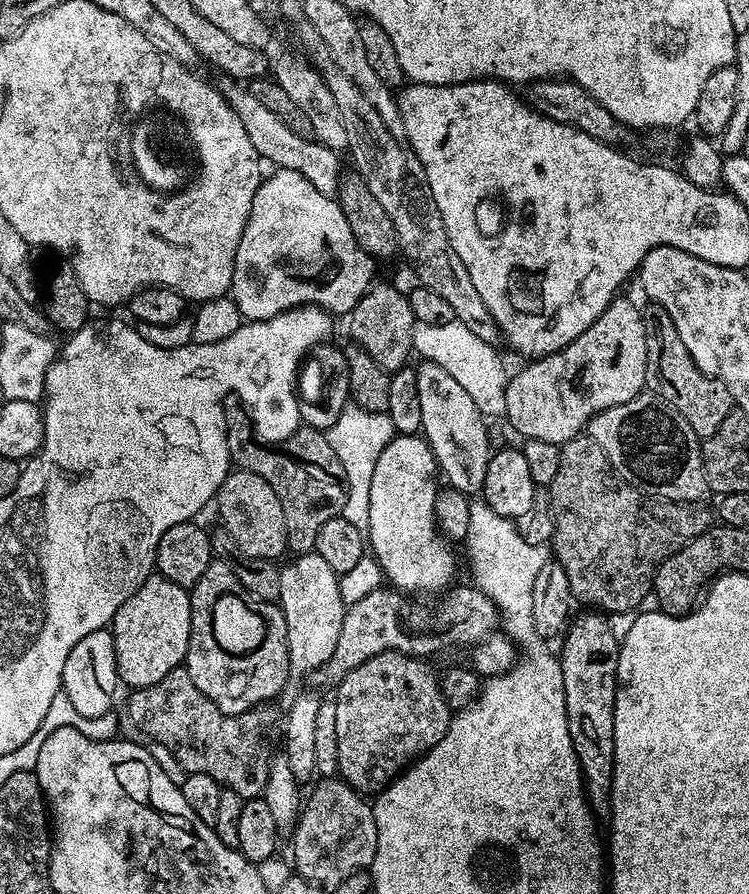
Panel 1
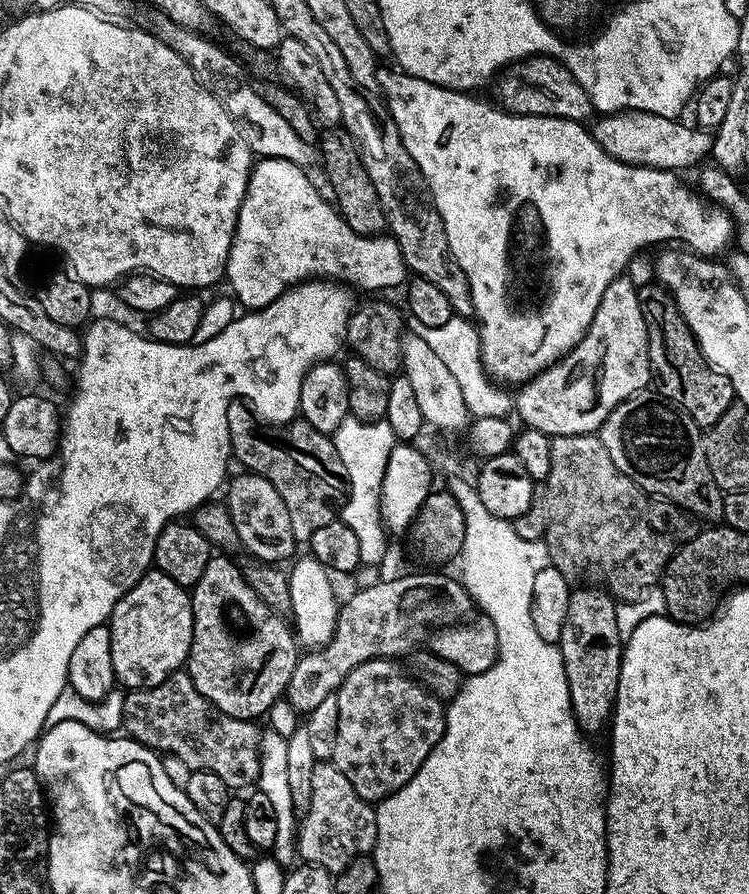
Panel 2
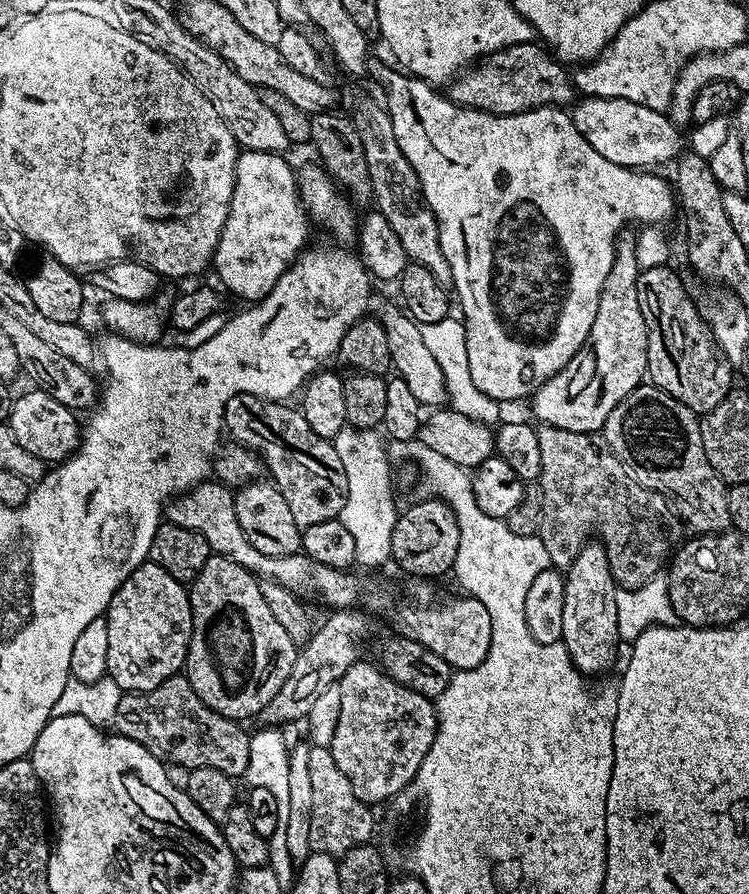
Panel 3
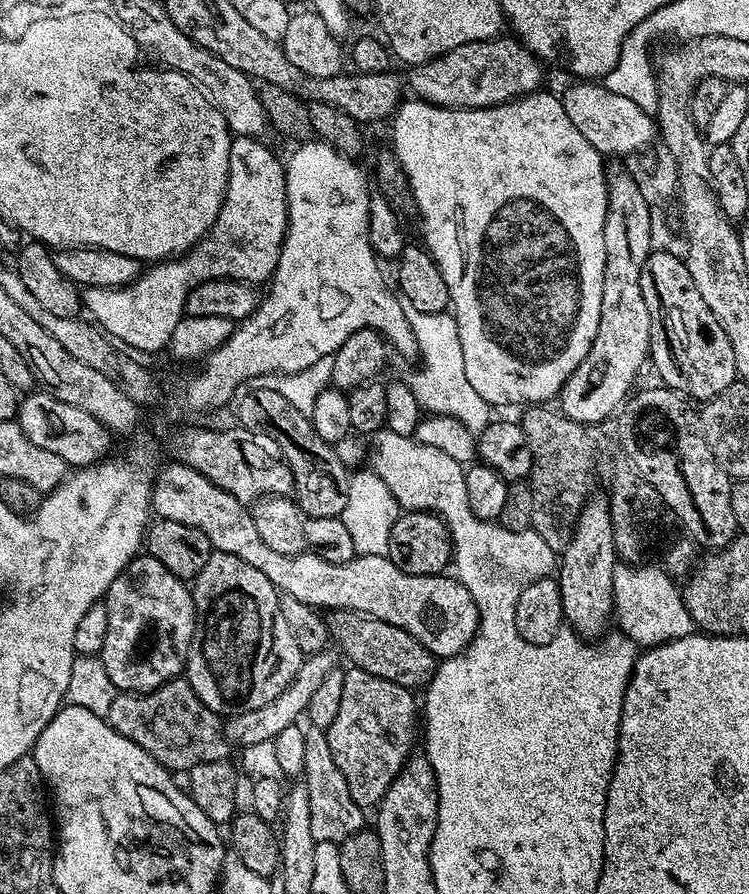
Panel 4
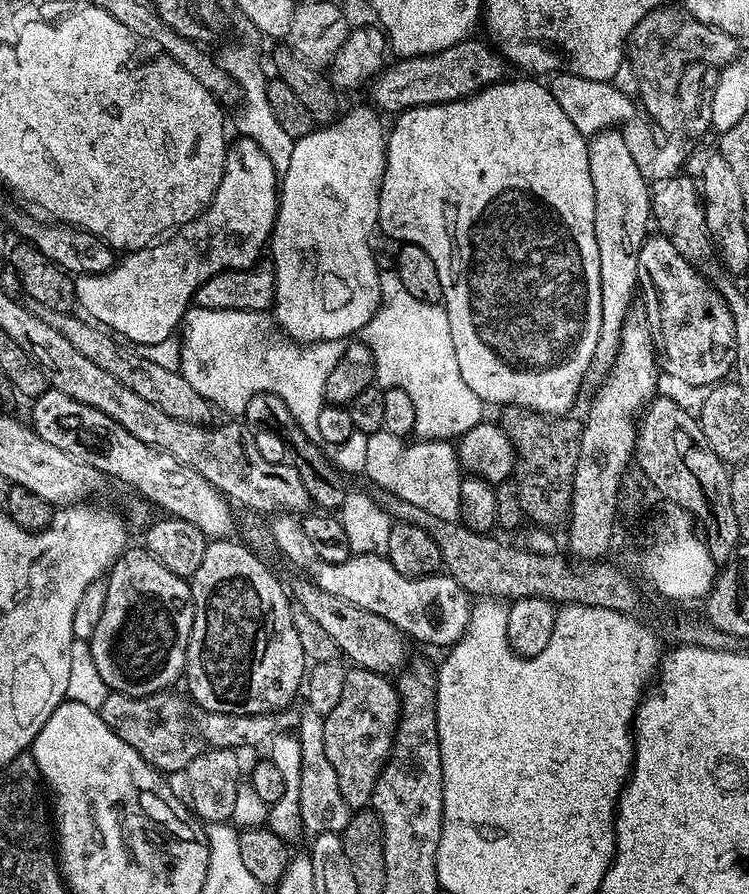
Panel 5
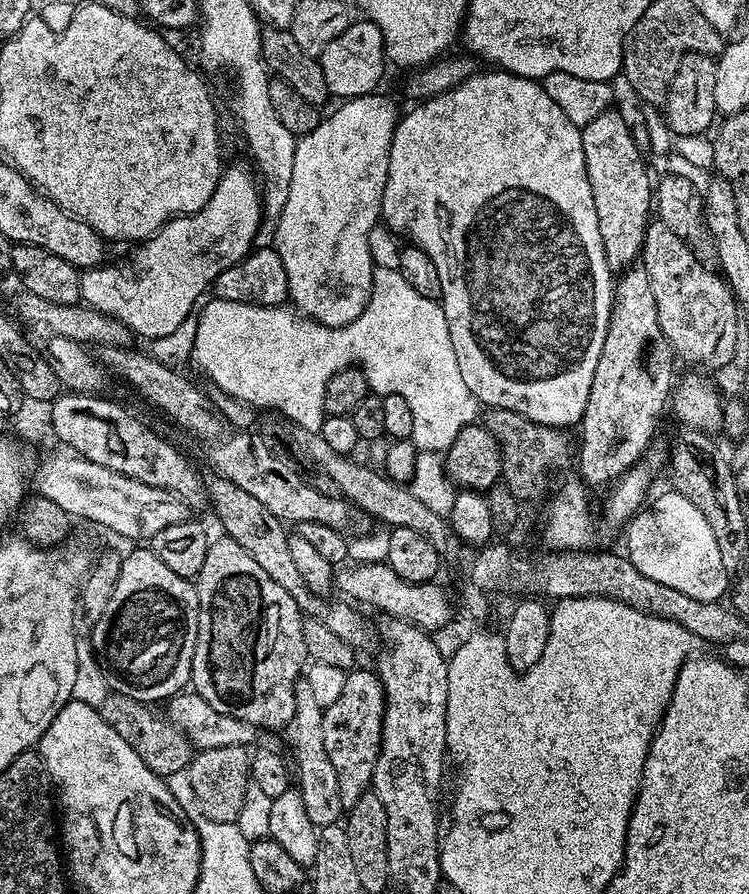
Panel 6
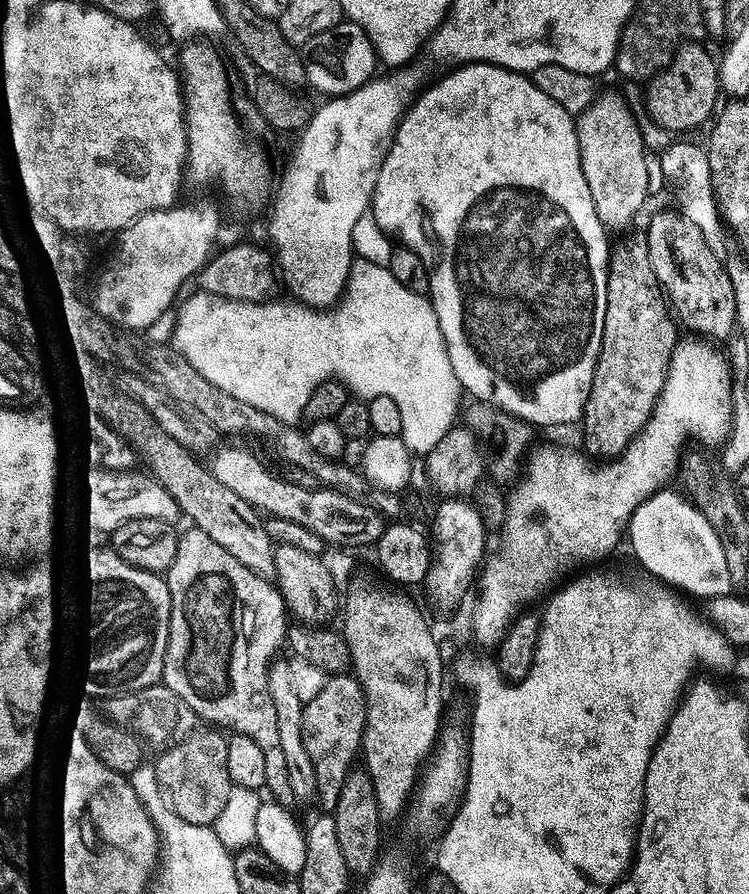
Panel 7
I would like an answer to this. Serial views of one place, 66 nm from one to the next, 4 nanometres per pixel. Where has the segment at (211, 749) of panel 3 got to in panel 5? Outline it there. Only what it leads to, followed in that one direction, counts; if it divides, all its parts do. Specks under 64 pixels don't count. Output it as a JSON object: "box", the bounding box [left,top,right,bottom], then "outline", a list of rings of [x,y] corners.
{"box":[100,690,202,774],"outline":[[[176,690],[149,696],[127,696],[109,691],[100,716],[102,722],[106,722],[106,726],[110,726],[110,730],[114,730],[114,734],[118,734],[118,738],[122,738],[122,742],[133,748],[151,768],[161,774],[181,771],[202,750],[202,740],[190,712],[188,716],[189,701],[181,696]]]}

